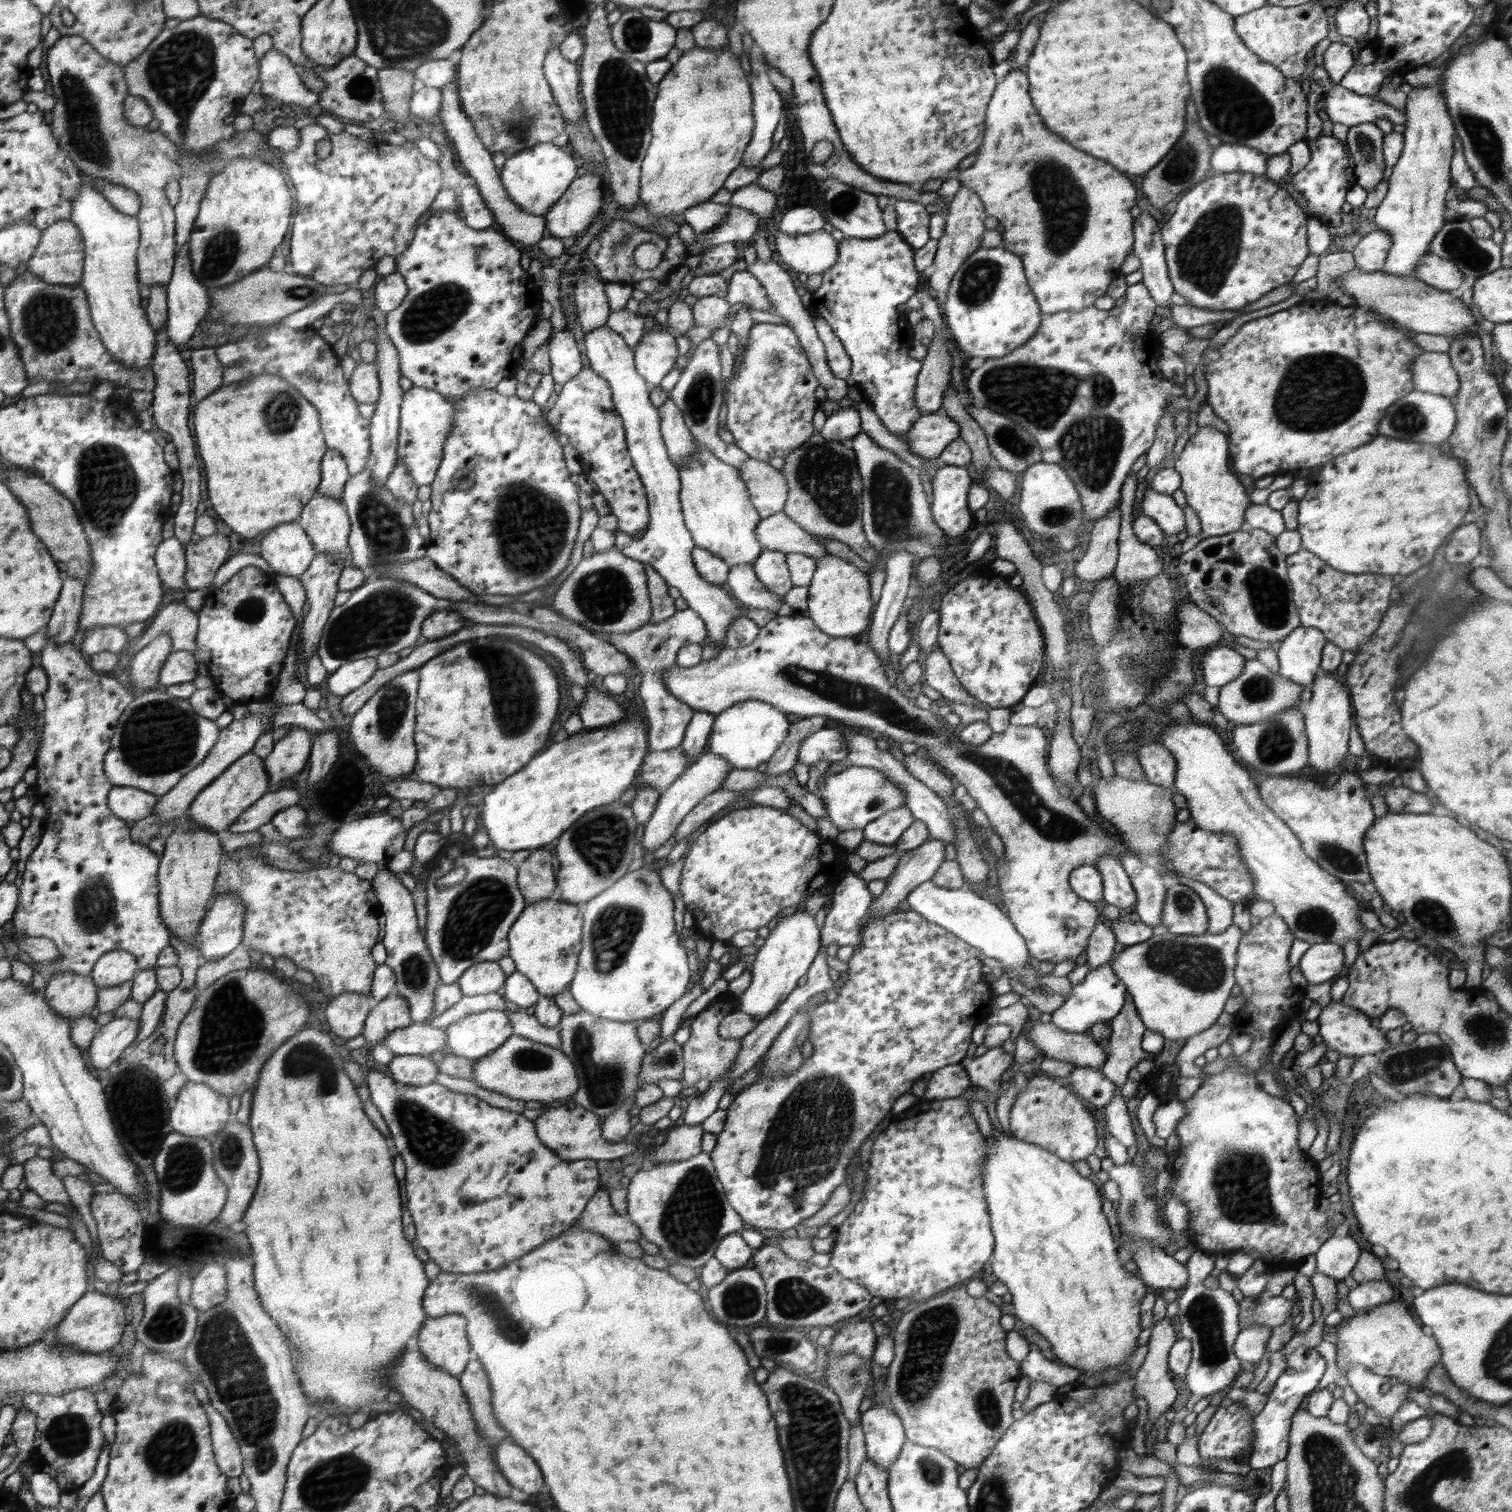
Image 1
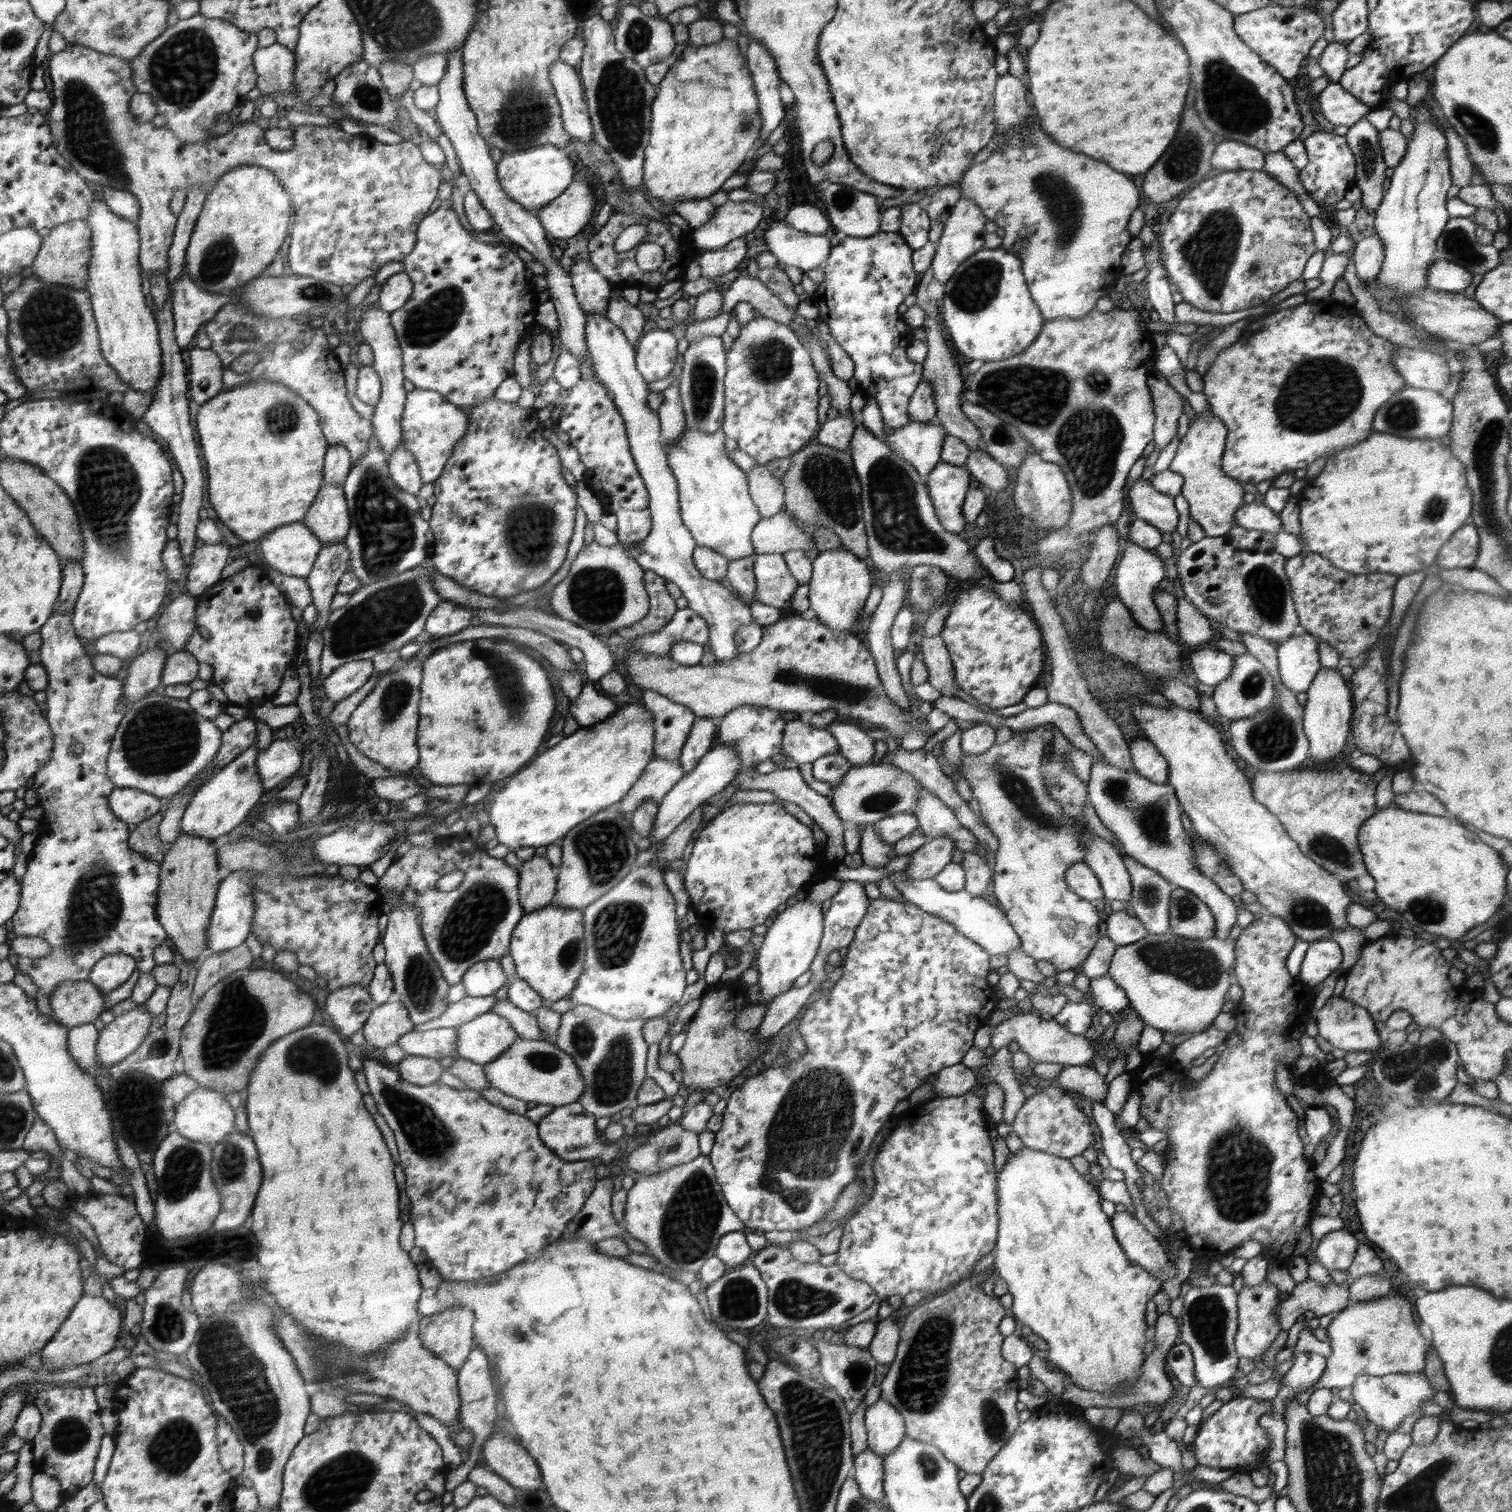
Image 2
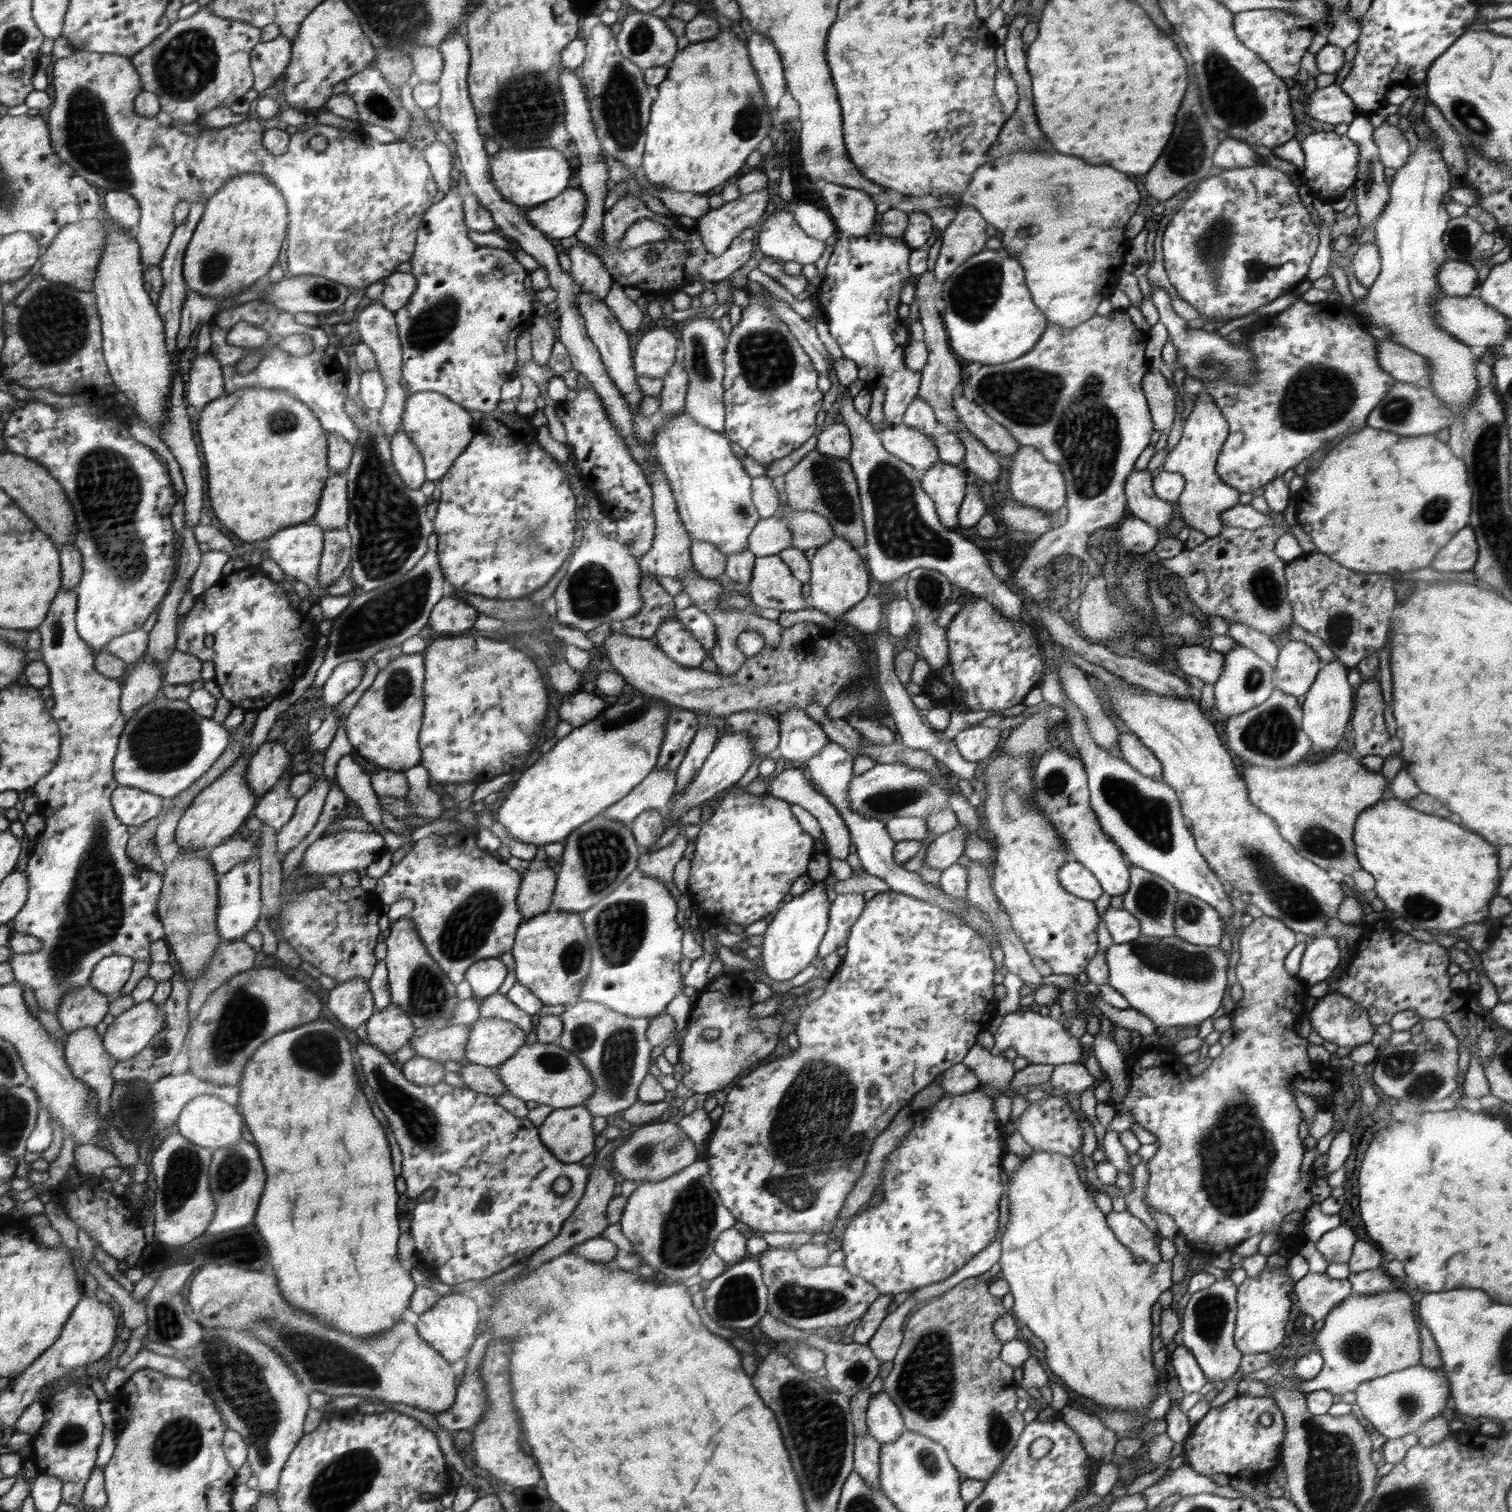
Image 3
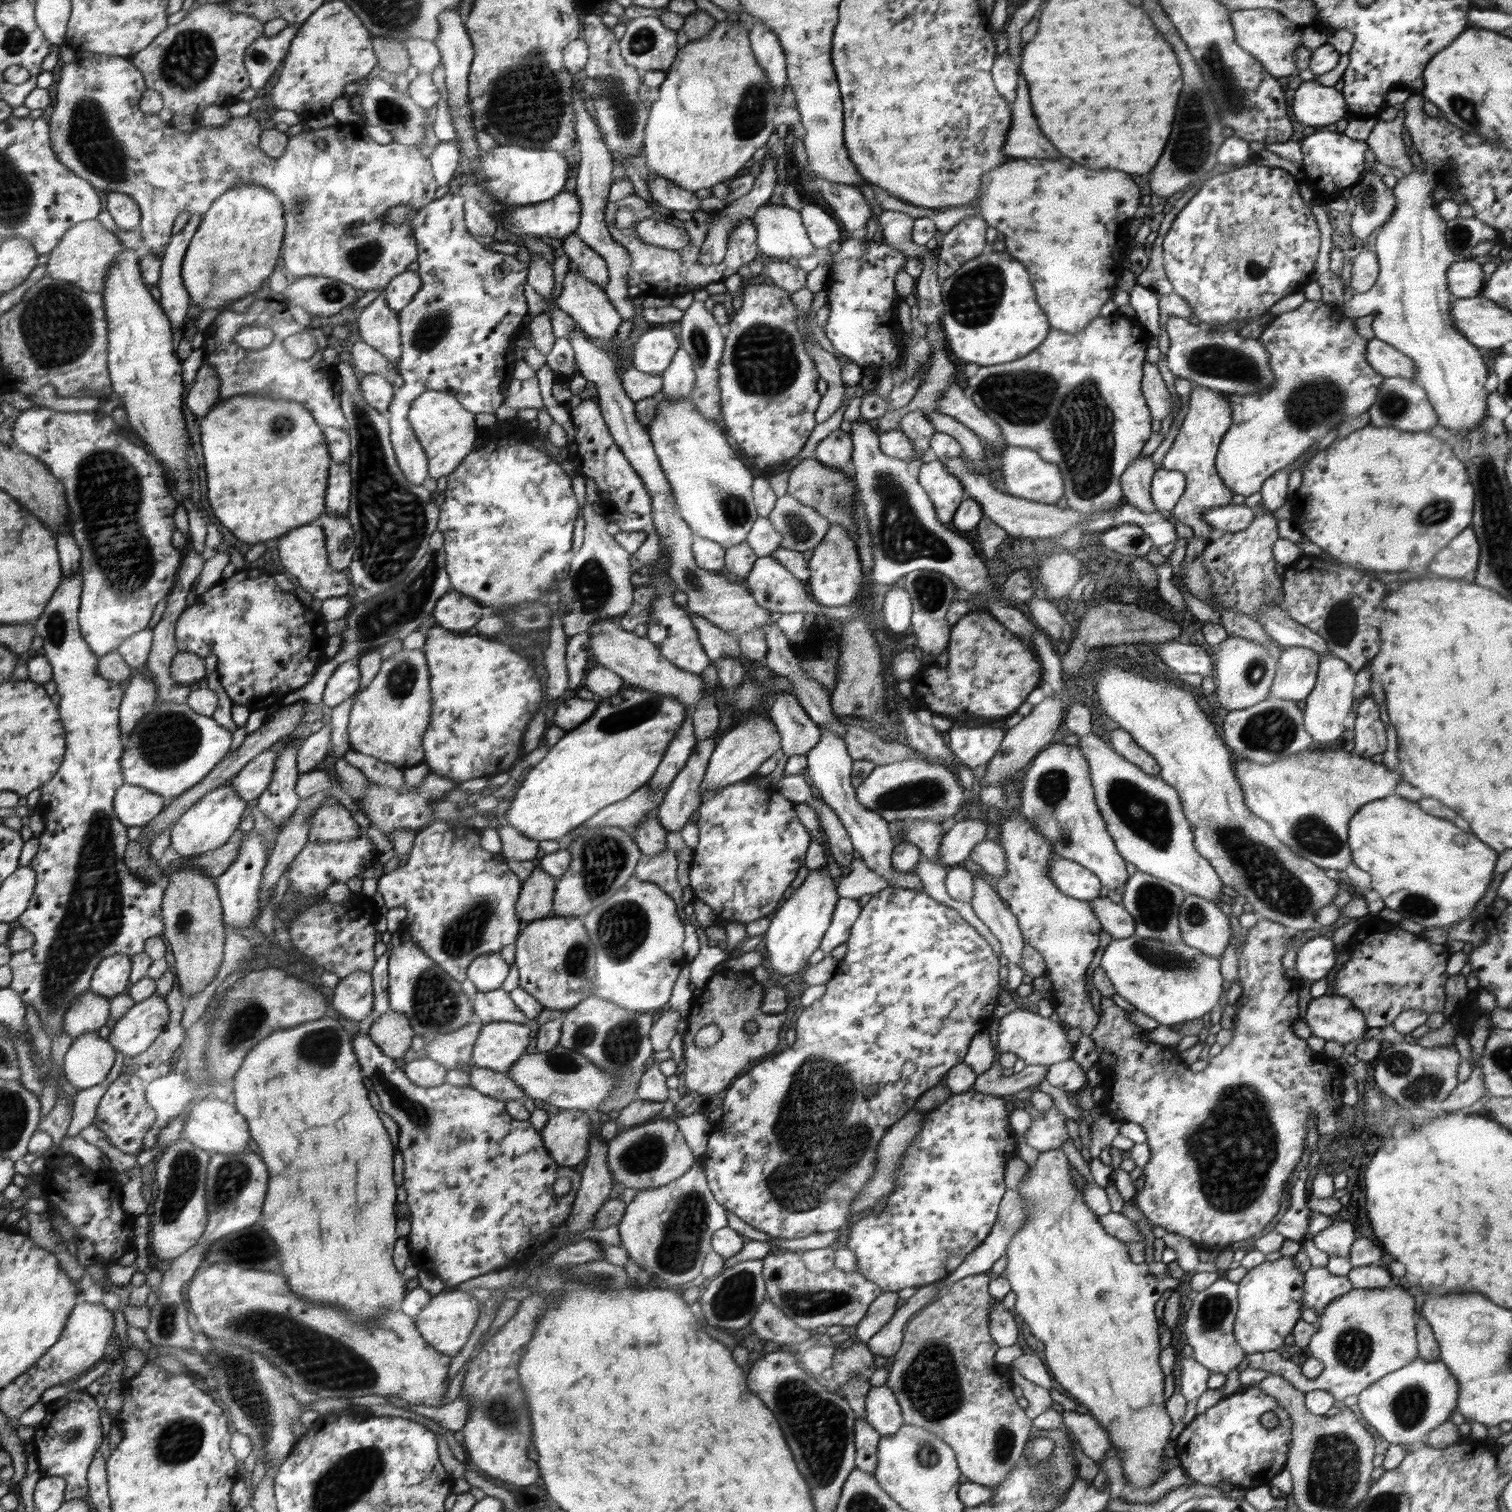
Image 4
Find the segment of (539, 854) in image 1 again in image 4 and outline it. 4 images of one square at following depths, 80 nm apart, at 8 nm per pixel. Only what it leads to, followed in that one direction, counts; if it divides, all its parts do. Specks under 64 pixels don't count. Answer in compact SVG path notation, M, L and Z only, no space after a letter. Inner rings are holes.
M535 867L533 873L524 881L516 912L519 921L528 923L550 916L557 879Z

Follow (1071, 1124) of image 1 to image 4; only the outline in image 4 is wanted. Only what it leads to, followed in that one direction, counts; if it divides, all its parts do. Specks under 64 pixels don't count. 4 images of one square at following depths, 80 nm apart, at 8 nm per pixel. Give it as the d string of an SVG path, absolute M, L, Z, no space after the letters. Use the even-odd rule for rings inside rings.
M1053 1106L1049 1111L1032 1110L1032 1123L1026 1131L1028 1146L1040 1153L1048 1150L1062 1150L1063 1144L1070 1139L1064 1114Z

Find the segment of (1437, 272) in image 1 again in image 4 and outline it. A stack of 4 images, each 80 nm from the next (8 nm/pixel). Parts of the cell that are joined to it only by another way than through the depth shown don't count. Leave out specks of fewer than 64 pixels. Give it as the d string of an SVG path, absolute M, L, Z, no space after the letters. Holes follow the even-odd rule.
M1456 260L1447 270L1448 288L1451 300L1478 297L1486 285L1482 265L1470 260Z

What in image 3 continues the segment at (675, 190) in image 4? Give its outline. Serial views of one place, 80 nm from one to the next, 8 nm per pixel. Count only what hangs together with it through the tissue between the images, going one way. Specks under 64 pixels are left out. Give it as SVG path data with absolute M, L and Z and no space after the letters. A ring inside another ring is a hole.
M659 190L658 197L671 212L679 216L690 216L694 220L698 220L712 210L708 205L708 196L704 195Z

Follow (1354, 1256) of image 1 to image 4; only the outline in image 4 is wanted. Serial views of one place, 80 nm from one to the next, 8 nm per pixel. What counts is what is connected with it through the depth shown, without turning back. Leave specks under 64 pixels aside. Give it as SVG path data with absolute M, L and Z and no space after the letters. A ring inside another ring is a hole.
M1338 1220L1312 1237L1314 1246L1330 1257L1347 1257L1358 1233L1349 1221Z

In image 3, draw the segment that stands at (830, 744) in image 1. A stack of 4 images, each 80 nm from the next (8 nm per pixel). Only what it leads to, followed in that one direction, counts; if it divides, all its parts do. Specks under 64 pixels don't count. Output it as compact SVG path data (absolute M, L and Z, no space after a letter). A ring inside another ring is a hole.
M796 705L782 708L780 754L790 761L808 762L829 740L822 726Z

